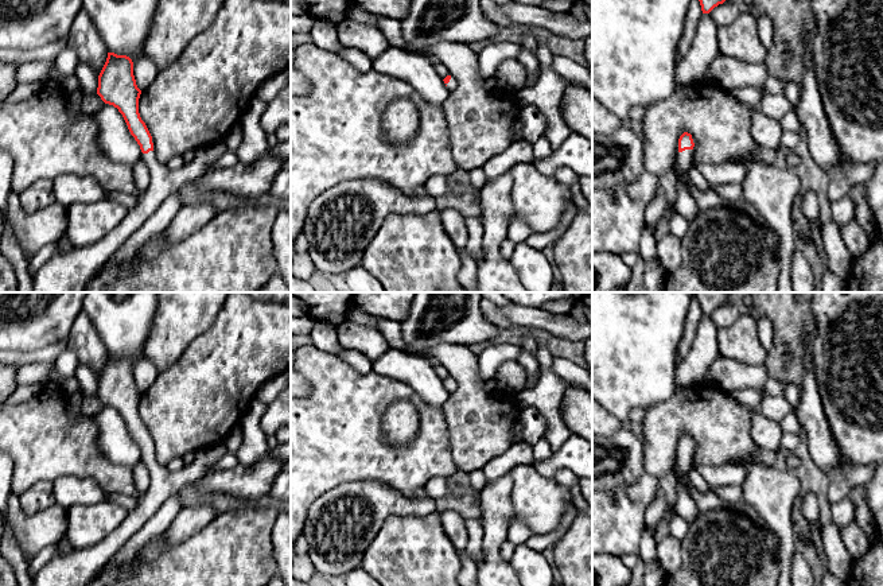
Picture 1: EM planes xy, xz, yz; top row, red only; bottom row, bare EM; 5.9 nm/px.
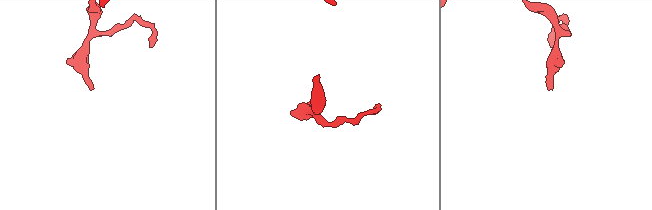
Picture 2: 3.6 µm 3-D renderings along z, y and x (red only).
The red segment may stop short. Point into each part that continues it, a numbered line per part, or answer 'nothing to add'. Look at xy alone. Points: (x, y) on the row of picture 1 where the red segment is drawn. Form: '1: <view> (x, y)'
1: xy (72, 271)

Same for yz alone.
1: yz (684, 205)

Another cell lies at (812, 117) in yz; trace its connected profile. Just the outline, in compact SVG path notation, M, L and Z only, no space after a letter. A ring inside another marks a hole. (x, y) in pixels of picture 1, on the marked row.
M810 50L802 53L802 61L805 71L800 85L800 101L794 106L794 112L801 132L808 139L812 158L831 176L843 166L843 154L824 110Z

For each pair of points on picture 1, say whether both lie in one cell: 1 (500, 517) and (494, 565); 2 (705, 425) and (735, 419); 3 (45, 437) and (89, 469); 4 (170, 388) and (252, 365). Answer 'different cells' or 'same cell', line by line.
1: same cell
2: same cell
3: same cell
4: same cell

